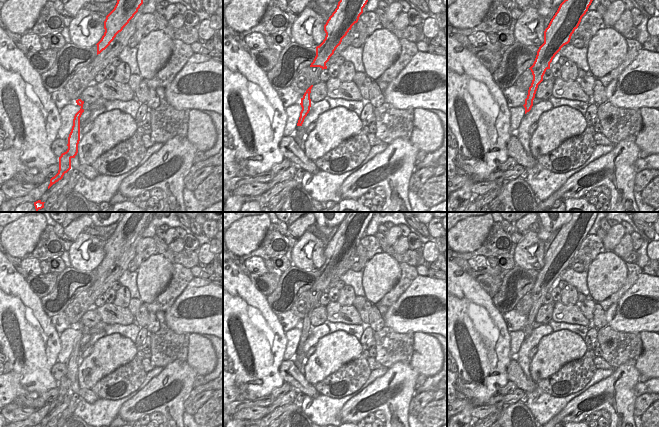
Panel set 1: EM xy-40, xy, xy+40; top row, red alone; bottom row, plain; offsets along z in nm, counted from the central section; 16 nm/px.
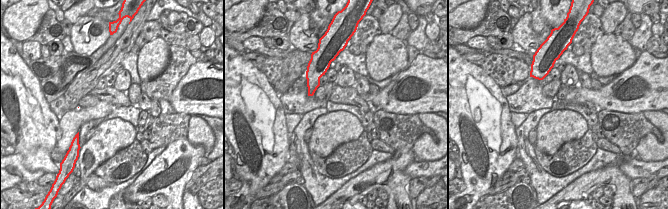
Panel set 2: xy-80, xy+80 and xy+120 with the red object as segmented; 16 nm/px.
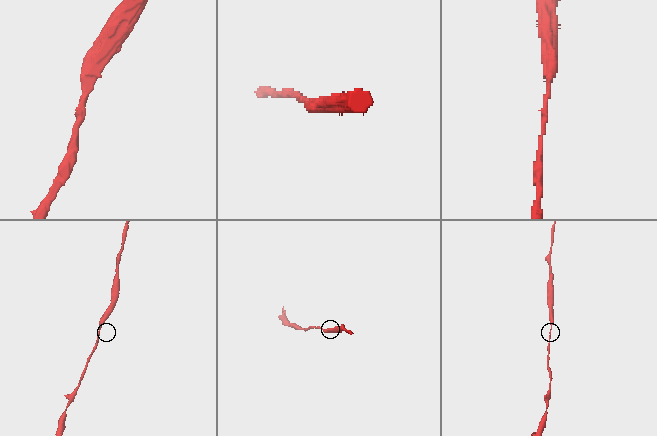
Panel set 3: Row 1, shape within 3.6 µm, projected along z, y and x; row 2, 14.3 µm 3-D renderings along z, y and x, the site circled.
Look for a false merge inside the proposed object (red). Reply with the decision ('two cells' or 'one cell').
one cell

